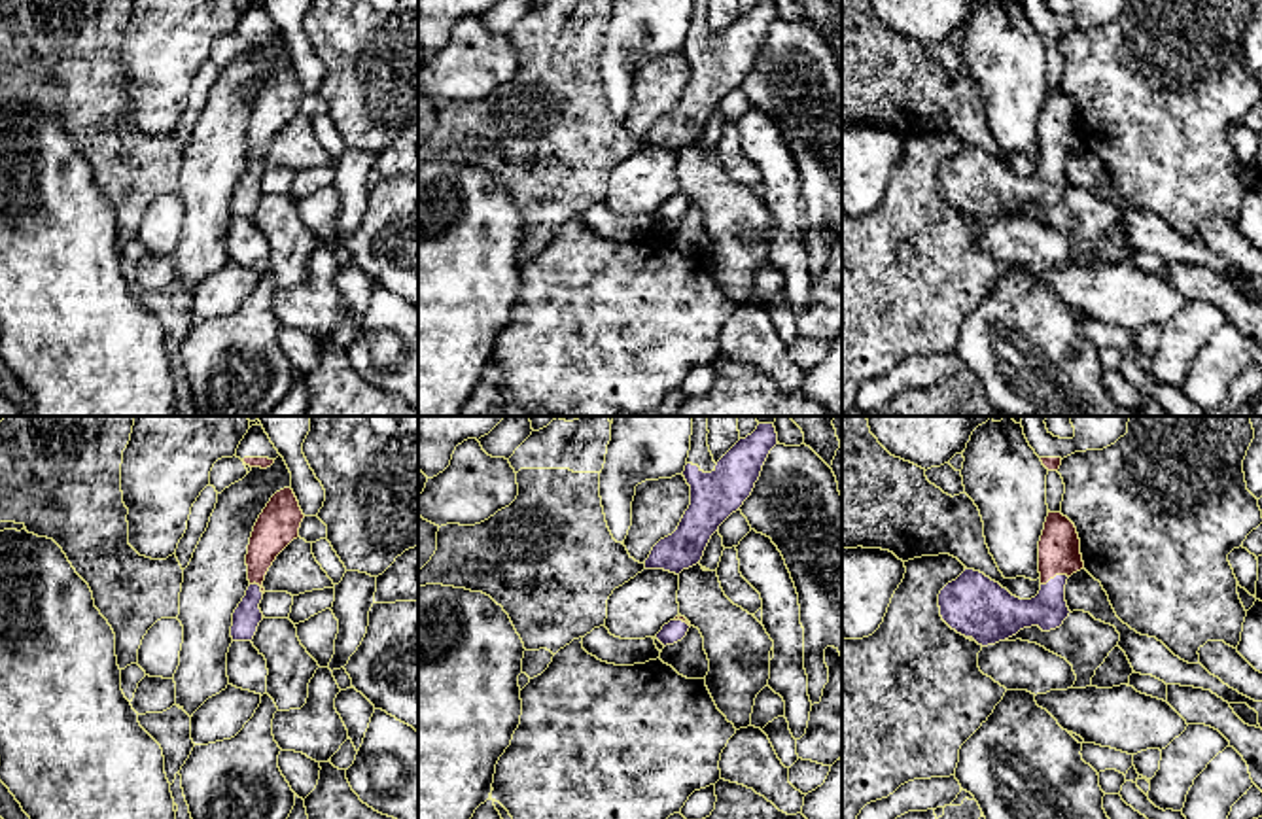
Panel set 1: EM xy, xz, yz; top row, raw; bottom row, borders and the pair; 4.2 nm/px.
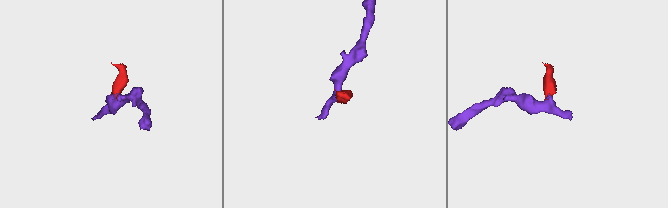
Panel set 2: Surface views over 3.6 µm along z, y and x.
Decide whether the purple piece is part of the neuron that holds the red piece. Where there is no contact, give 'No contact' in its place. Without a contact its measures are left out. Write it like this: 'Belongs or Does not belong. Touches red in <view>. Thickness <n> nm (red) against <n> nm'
Belongs. Touches red in yz. Thickness 180 nm (red) against 160 nm

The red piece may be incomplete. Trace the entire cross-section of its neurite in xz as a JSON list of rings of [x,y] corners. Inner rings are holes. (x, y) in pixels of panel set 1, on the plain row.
[[[675,193],[657,210],[657,216],[666,223],[681,218],[691,204],[691,199],[685,193]]]

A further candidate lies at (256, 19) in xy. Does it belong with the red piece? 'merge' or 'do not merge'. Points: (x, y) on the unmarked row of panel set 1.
merge

